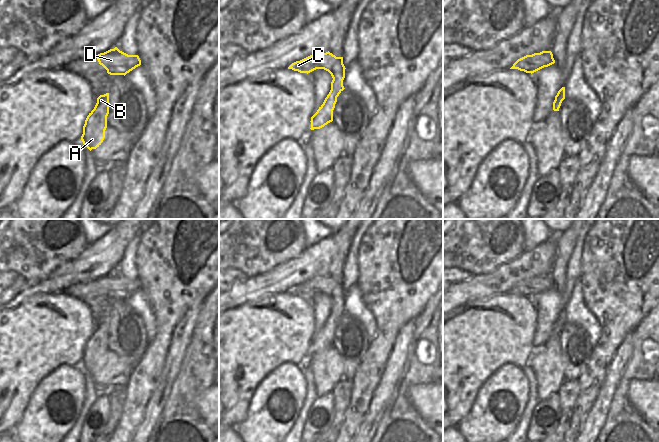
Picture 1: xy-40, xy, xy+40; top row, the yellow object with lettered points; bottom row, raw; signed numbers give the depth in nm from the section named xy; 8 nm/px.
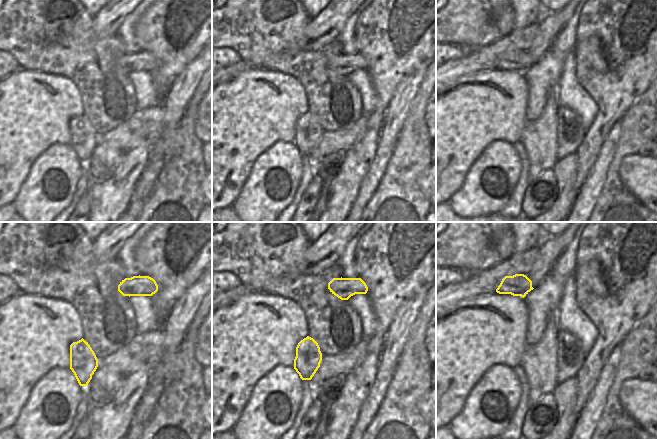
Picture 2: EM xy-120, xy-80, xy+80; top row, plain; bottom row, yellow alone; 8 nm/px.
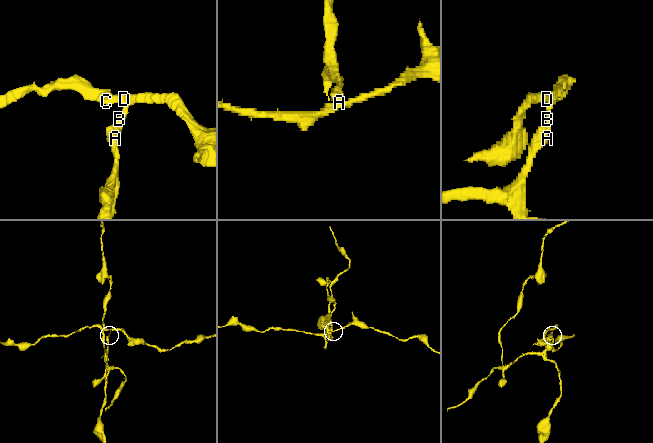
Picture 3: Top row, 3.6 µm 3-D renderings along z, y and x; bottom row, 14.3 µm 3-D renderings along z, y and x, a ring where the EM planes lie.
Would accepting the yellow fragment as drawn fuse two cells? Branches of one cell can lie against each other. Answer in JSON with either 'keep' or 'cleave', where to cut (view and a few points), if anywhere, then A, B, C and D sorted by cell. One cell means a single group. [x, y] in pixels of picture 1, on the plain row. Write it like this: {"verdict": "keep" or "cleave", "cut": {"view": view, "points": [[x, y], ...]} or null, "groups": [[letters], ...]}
{"verdict": "cleave", "cut": {"view": "xy", "points": [[331, 312], [334, 314], [336, 321]]}, "groups": [["A", "B"], ["C", "D"]]}

